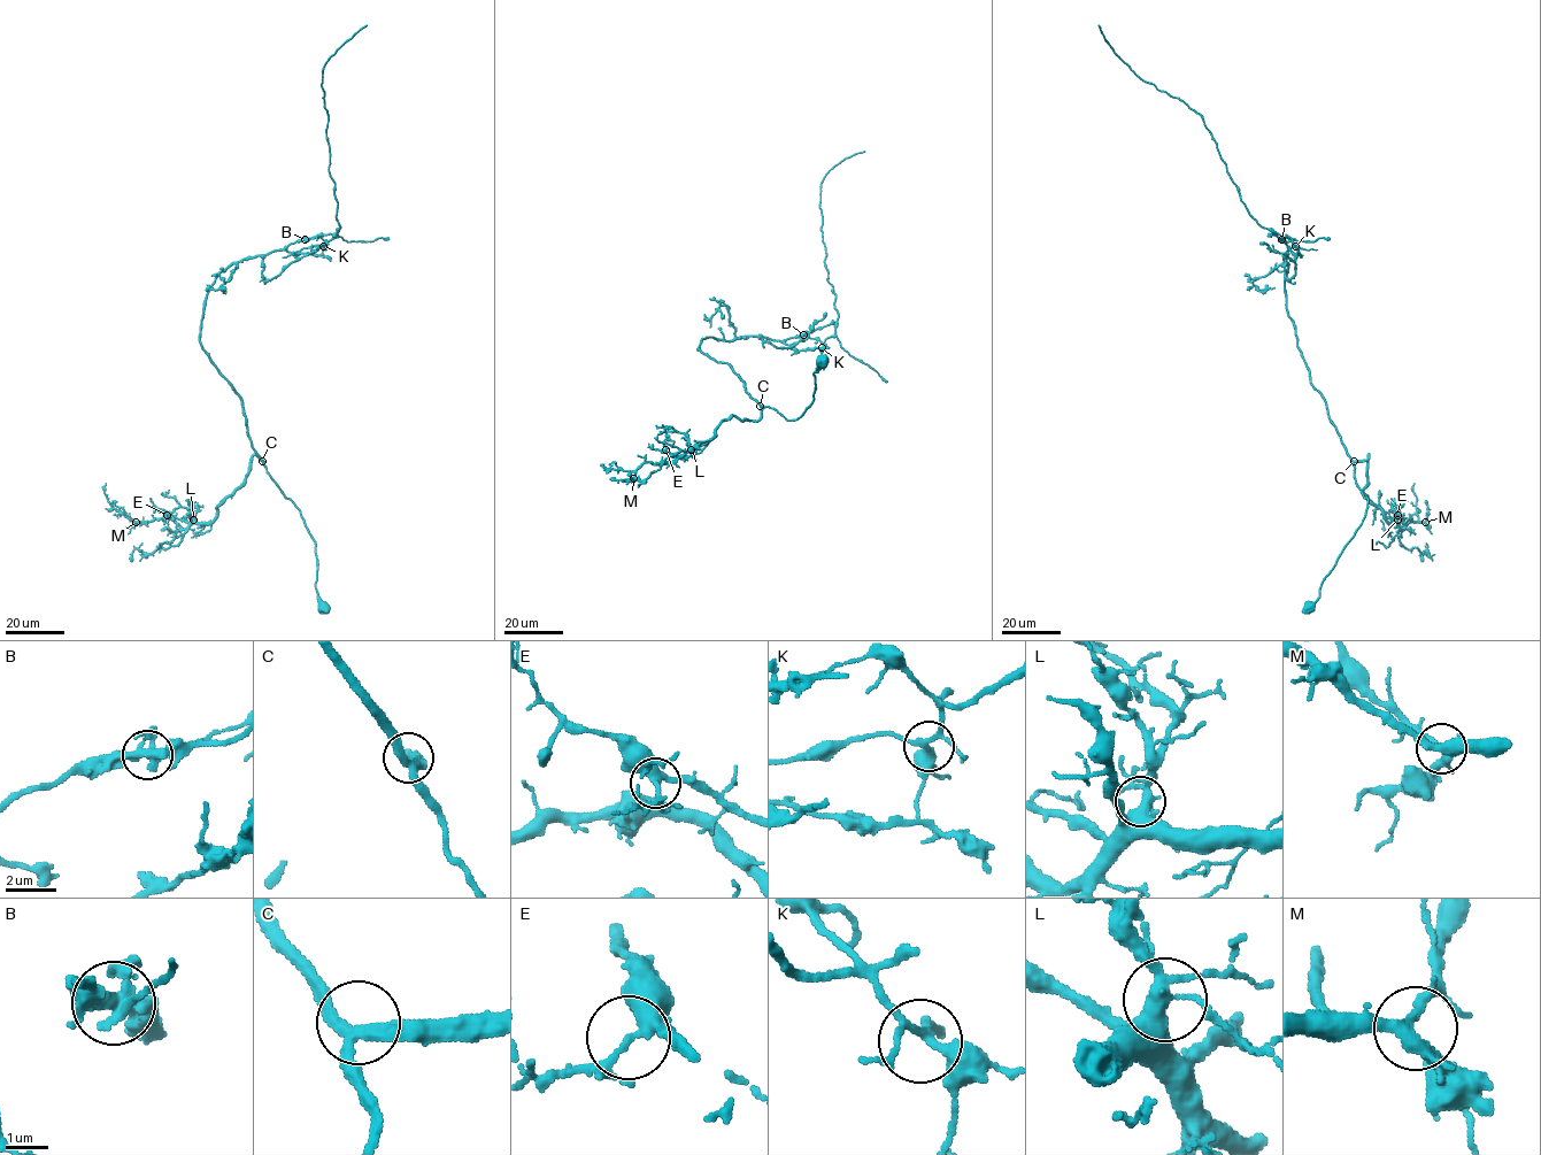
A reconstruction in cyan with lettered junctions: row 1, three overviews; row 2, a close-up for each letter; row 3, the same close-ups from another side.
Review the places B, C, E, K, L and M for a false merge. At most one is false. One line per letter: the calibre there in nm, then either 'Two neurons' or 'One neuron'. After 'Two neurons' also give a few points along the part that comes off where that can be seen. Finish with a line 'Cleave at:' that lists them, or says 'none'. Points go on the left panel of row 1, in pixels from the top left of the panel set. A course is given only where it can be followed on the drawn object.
B: Thickness 280 nm. Two neurons. Course of the part to remove: (305, 239), (320, 236), (328, 241), (337, 237), (339, 229), (334, 182), (329, 170), (323, 68), (367, 25)
C: Thickness 300 nm. One neuron
E: Thickness 260 nm. One neuron
K: Thickness 240 nm. One neuron
L: Thickness 400 nm. One neuron
M: Thickness 280 nm. One neuron
Cleave at: B

